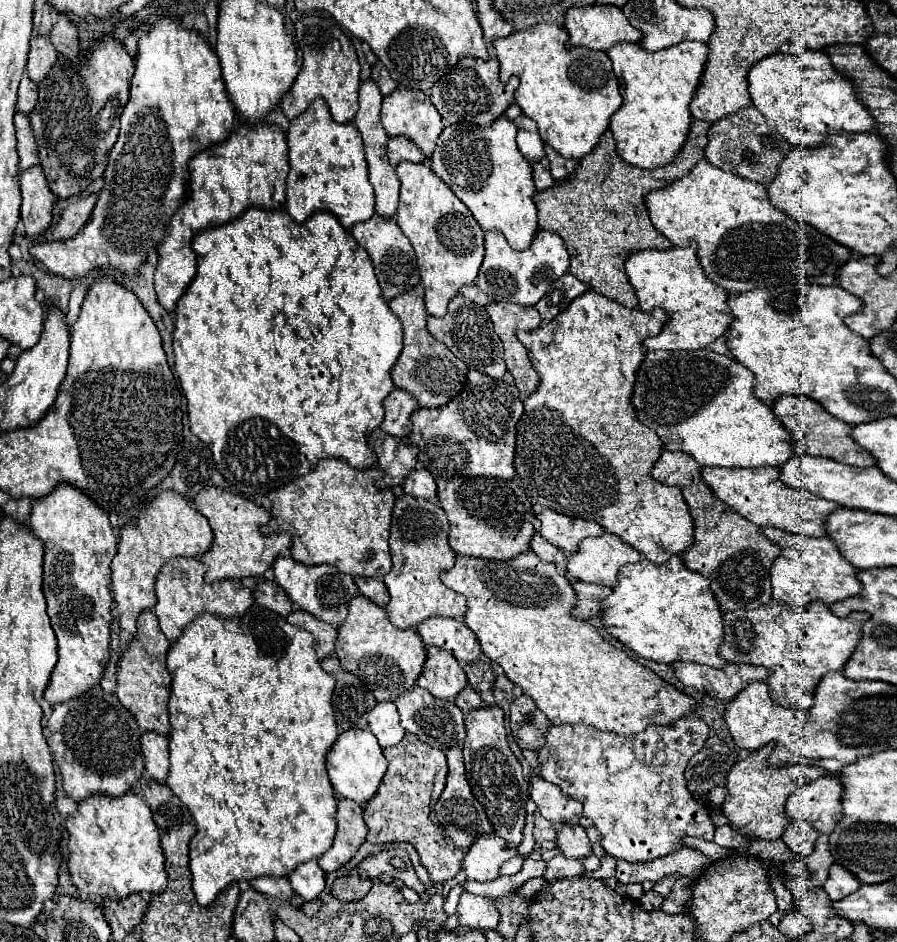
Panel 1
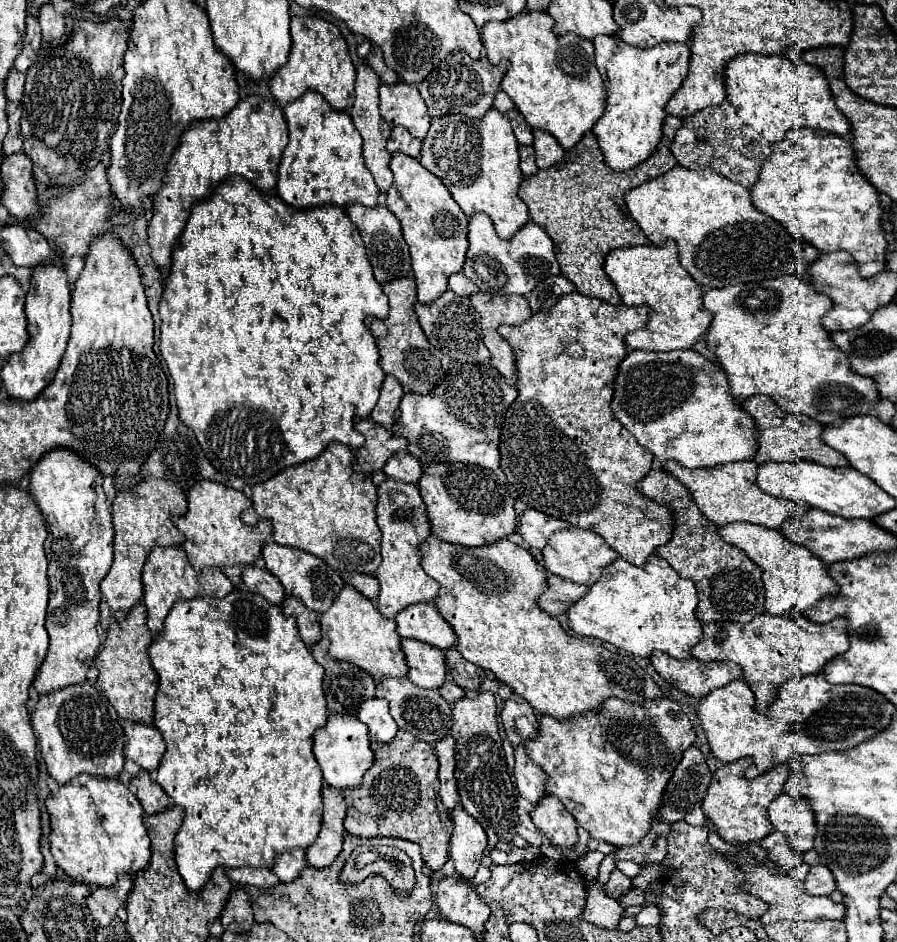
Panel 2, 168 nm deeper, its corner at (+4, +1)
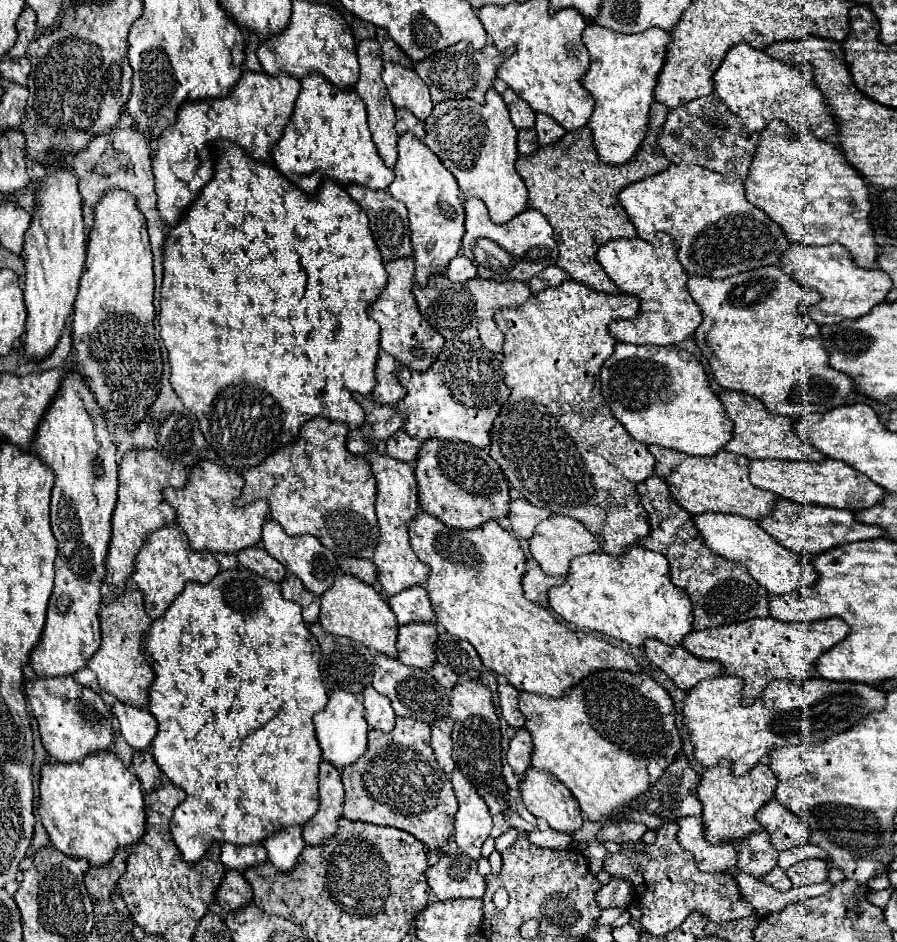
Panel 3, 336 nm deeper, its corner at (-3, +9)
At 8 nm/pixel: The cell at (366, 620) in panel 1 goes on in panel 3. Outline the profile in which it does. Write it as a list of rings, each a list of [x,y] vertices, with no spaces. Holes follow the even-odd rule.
[[[340,574],[334,578],[334,584],[320,596],[320,624],[326,632],[336,636],[346,636],[354,642],[362,642],[368,648],[374,648],[390,658],[396,658],[396,636],[398,622],[384,598],[368,584],[356,582],[356,578]]]

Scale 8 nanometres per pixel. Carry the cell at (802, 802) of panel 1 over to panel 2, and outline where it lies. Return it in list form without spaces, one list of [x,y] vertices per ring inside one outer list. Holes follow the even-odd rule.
[[[781,794],[767,808],[767,814],[775,830],[783,832],[789,838],[797,854],[813,848],[817,824],[813,822],[813,810],[807,802],[799,798],[789,798],[789,794]]]

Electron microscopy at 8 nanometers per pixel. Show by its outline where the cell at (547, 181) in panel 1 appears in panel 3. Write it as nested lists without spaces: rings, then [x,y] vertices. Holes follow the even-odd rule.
[[[528,128],[528,130],[518,130],[518,152],[520,154],[532,154],[538,150],[538,138],[536,138],[536,132],[534,128]]]

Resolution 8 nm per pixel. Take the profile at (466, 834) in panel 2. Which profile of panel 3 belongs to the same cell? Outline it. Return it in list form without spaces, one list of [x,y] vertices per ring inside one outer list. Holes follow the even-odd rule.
[[[458,768],[450,774],[450,780],[458,798],[458,812],[454,816],[454,840],[464,854],[478,860],[482,844],[492,830],[490,810]]]

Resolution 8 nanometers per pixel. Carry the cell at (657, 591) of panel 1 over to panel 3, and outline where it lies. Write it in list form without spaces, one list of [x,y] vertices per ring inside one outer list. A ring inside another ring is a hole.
[[[628,546],[622,556],[592,552],[572,558],[566,580],[560,586],[552,586],[548,590],[548,604],[570,624],[602,632],[632,646],[642,646],[646,638],[656,638],[668,646],[680,646],[682,638],[692,630],[690,598],[684,596],[684,590],[676,588],[670,582],[668,560],[664,558],[664,554],[646,550],[642,546]]]

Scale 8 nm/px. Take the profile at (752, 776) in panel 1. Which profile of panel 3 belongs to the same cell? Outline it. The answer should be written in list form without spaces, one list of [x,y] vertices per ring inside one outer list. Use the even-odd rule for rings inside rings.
[[[728,762],[708,768],[700,776],[698,786],[698,800],[702,804],[702,822],[704,834],[708,842],[718,840],[742,840],[752,832],[758,832],[762,826],[756,820],[756,812],[774,796],[776,788],[776,774],[766,764],[756,764],[744,776],[734,776]]]

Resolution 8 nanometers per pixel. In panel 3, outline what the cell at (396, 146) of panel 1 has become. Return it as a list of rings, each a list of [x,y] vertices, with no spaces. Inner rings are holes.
[[[398,108],[396,110],[396,132],[398,134],[404,134],[404,132],[414,132],[420,140],[424,138],[424,124],[410,112],[410,110],[404,110],[404,108]]]

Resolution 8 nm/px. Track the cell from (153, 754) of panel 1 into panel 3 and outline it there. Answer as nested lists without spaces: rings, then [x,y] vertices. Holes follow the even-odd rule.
[[[114,702],[110,712],[118,718],[120,734],[132,748],[136,748],[136,750],[150,748],[150,744],[158,732],[158,724],[148,710],[140,710],[130,704]]]

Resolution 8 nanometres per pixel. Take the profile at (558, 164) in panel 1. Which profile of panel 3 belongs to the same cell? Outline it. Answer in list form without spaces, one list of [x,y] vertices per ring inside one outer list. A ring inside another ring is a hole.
[[[536,114],[536,124],[534,124],[534,130],[536,130],[536,136],[538,136],[538,142],[540,146],[548,146],[552,142],[556,142],[560,136],[566,134],[566,130],[554,122],[550,116],[546,114]]]

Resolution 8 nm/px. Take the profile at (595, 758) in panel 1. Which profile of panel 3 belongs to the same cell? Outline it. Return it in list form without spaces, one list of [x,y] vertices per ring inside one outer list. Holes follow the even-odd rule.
[[[596,670],[582,678],[562,698],[520,692],[518,708],[526,718],[524,728],[530,732],[534,744],[530,766],[552,772],[574,794],[582,814],[592,822],[606,820],[610,814],[622,810],[630,800],[648,790],[676,760],[682,748],[682,738],[674,724],[676,716],[672,700],[646,672]]]

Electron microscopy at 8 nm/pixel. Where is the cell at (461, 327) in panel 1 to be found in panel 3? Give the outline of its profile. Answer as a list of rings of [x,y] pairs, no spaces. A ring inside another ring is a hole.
[[[434,274],[428,280],[428,286],[412,286],[412,294],[418,302],[418,308],[422,312],[422,316],[428,320],[428,323],[446,340],[454,338],[454,340],[468,340],[468,338],[478,338],[478,328],[476,328],[476,316],[474,316],[474,302],[472,302],[472,294],[468,294],[468,288],[464,284],[458,282],[450,282],[446,276],[442,274]]]

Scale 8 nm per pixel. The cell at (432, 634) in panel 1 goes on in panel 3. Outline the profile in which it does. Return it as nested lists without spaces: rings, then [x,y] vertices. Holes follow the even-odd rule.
[[[410,586],[400,594],[388,598],[388,606],[396,614],[398,624],[408,622],[436,622],[436,614],[430,606],[428,594],[422,586]]]

